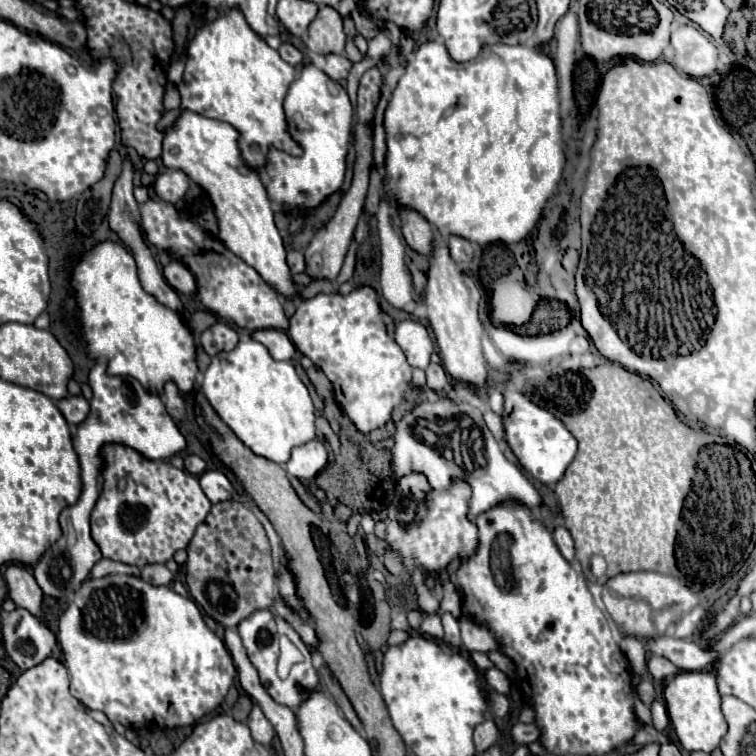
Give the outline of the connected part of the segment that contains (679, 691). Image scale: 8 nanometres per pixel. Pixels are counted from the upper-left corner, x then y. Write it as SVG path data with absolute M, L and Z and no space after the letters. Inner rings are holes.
M681 671L663 691L669 719L677 733L679 743L687 751L705 751L711 753L719 747L721 737L727 733L727 721L719 709L721 695L717 691L717 681L713 673L705 671Z

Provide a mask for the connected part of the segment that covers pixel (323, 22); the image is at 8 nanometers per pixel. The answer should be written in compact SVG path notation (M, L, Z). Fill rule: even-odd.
M319 7L317 17L309 25L307 47L321 55L327 55L327 53L341 55L343 53L345 33L343 33L343 21L337 9Z

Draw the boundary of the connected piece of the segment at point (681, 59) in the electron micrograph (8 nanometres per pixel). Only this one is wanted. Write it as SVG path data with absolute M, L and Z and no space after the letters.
M681 25L671 33L671 45L675 49L675 63L673 67L685 75L691 77L707 77L711 73L715 73L717 69L717 47L705 37L705 33L701 33L695 27L687 27Z

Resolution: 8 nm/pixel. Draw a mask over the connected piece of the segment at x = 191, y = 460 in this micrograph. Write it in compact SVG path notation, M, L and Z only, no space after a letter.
M187 455L185 459L185 469L191 473L191 475L201 475L205 471L205 461L197 455Z

